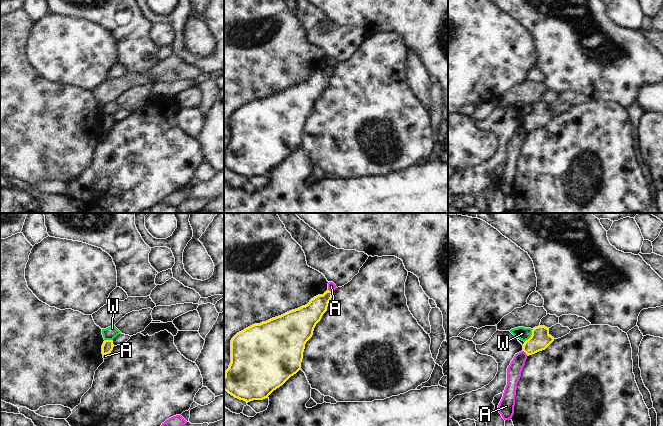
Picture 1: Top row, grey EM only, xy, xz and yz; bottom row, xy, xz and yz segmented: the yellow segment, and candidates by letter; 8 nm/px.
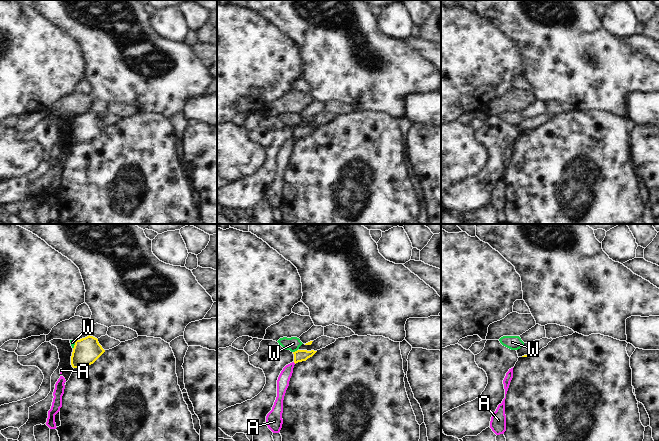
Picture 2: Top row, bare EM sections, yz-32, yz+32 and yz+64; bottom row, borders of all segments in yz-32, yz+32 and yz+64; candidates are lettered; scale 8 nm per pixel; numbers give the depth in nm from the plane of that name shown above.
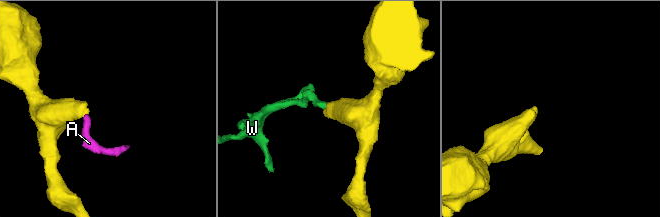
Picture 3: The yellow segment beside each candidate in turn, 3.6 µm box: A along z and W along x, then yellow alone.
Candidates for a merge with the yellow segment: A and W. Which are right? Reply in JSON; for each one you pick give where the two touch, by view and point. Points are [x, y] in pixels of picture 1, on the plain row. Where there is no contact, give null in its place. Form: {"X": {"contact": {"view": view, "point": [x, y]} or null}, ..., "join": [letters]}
{"join": []}

